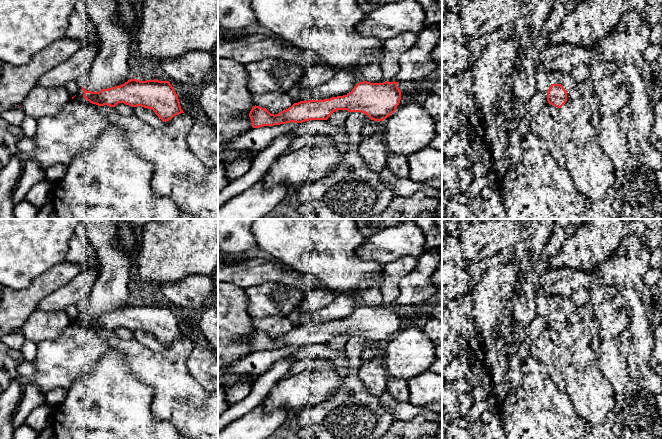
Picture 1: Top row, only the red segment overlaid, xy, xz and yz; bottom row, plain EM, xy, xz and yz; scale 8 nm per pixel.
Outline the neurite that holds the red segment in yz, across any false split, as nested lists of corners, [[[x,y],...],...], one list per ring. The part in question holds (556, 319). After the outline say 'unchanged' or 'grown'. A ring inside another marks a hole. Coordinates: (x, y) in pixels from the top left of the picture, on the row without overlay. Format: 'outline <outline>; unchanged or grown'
outline [[[551,308],[547,315],[547,325],[549,328],[561,332],[567,325],[567,315],[561,308]]]; unchanged

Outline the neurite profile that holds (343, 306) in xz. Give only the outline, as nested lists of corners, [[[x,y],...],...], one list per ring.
[[[340,293],[332,303],[299,316],[301,325],[324,324],[332,321],[347,319],[356,310],[357,303],[351,293]]]

